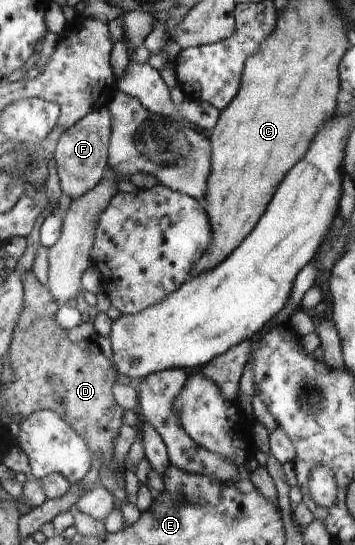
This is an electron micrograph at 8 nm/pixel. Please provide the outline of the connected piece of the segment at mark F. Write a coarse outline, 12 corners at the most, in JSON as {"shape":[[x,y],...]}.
{"shape":[[106,108],[62,133],[55,149],[62,193],[72,200],[105,176]]}

